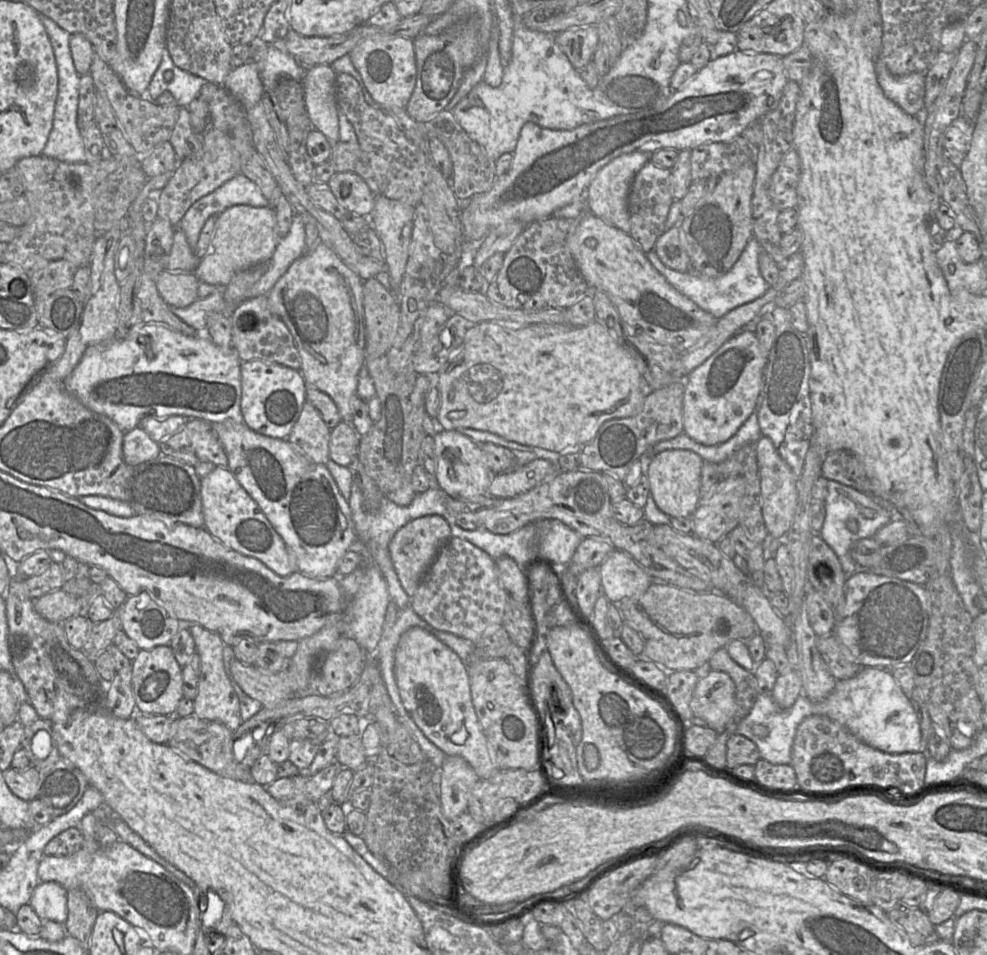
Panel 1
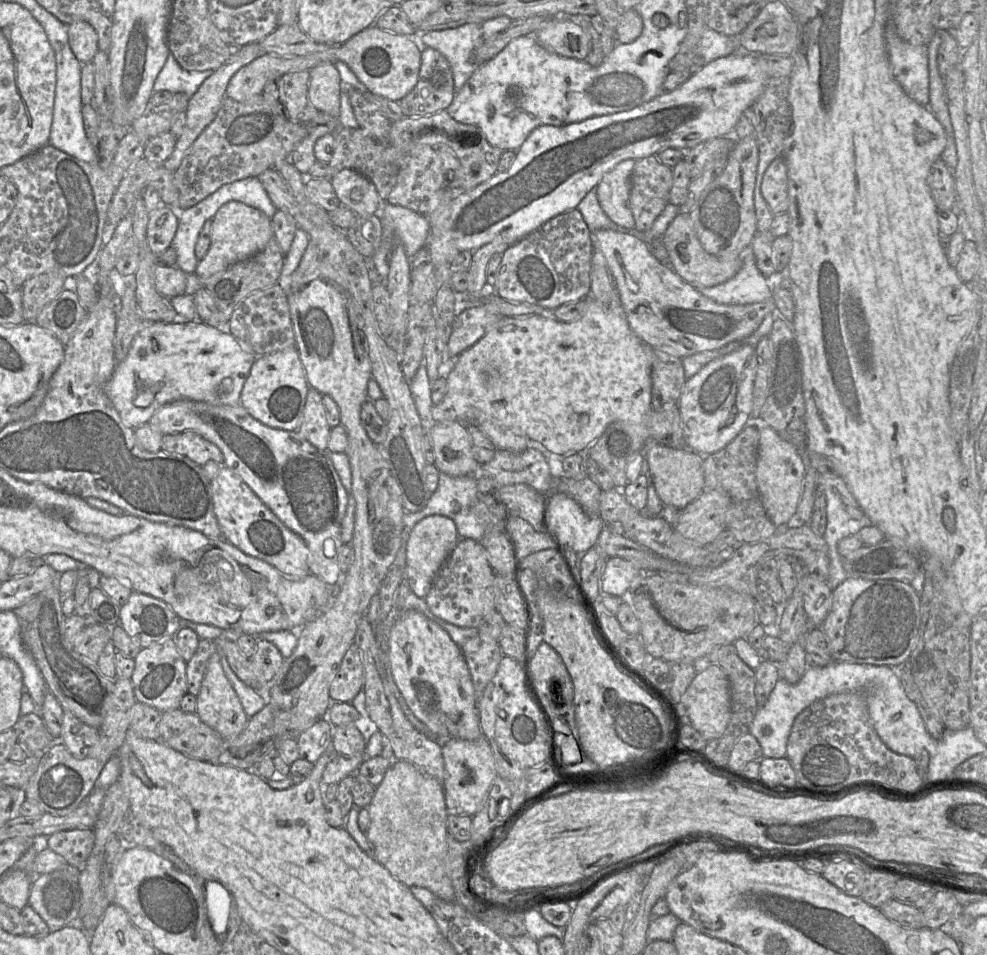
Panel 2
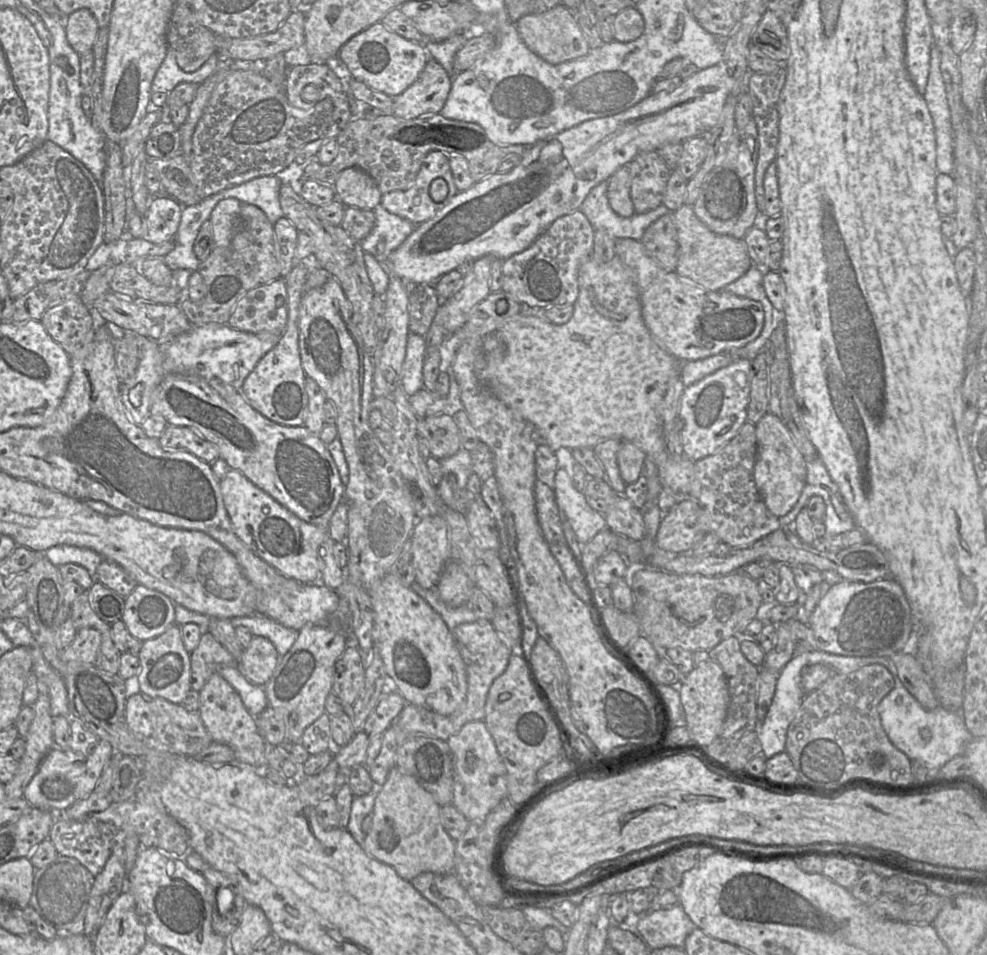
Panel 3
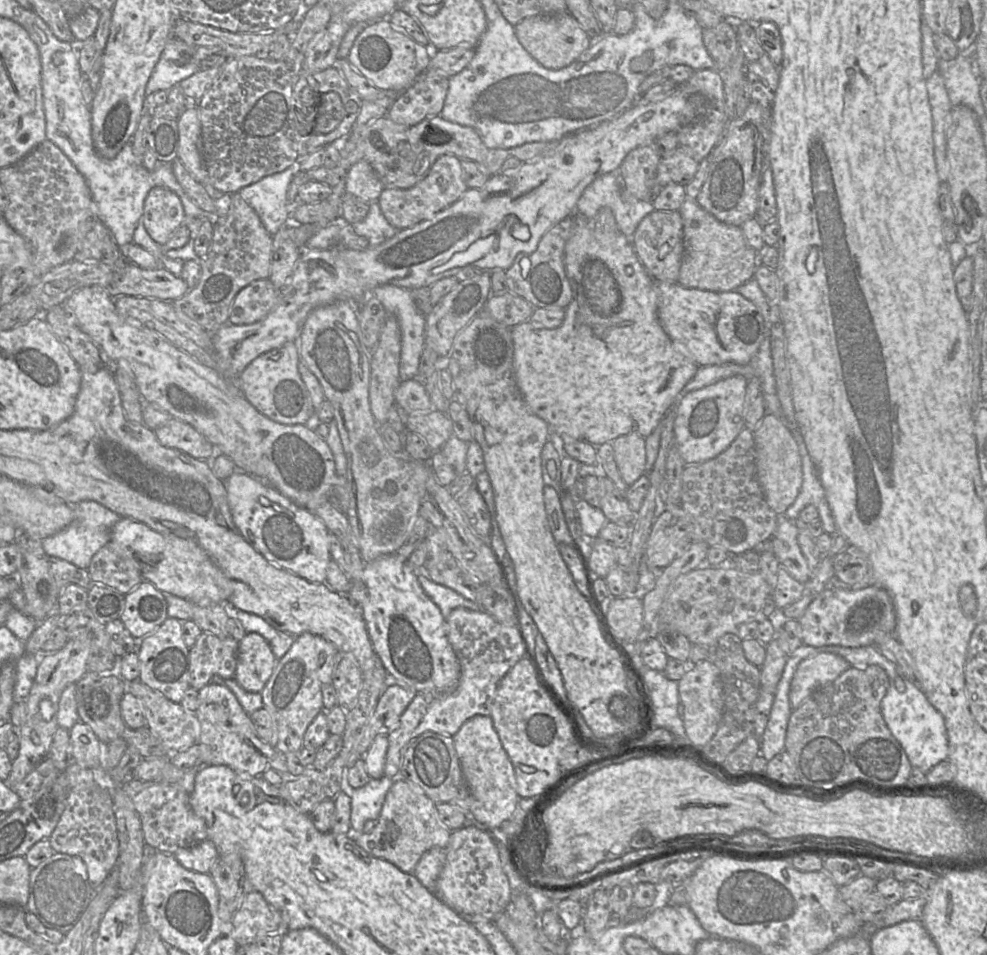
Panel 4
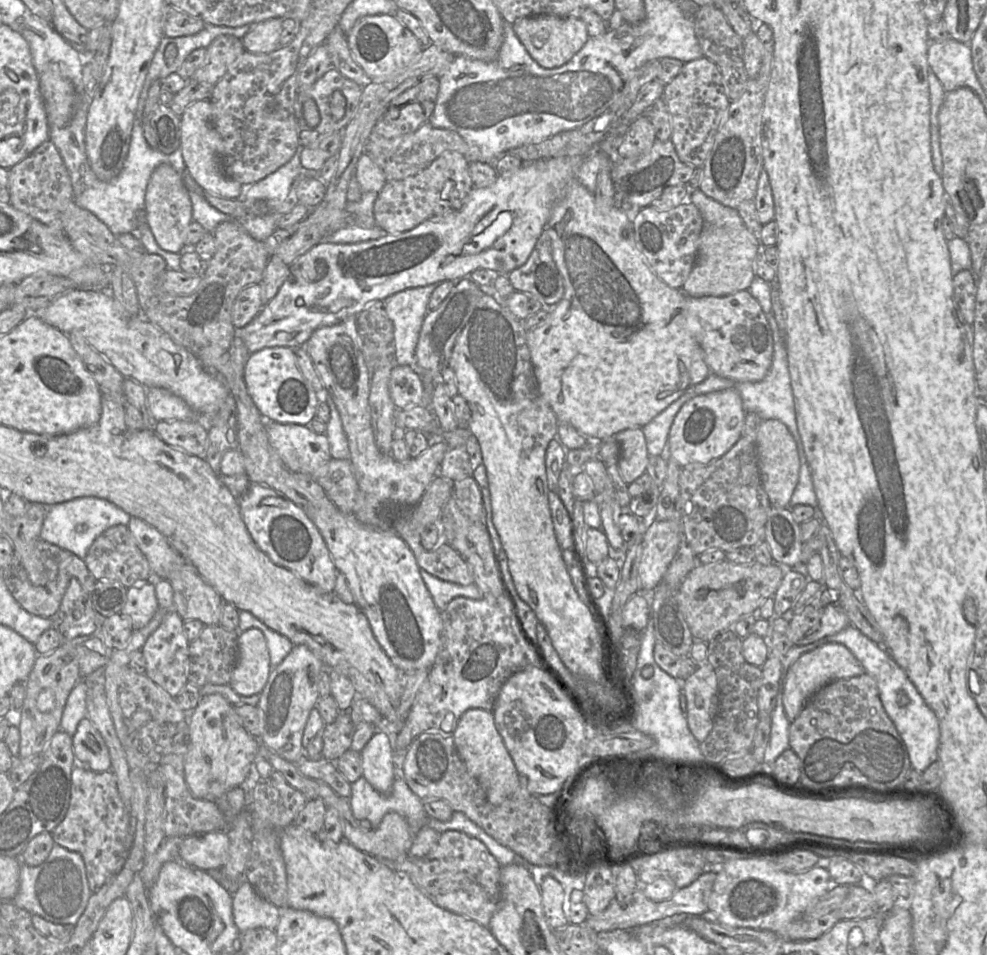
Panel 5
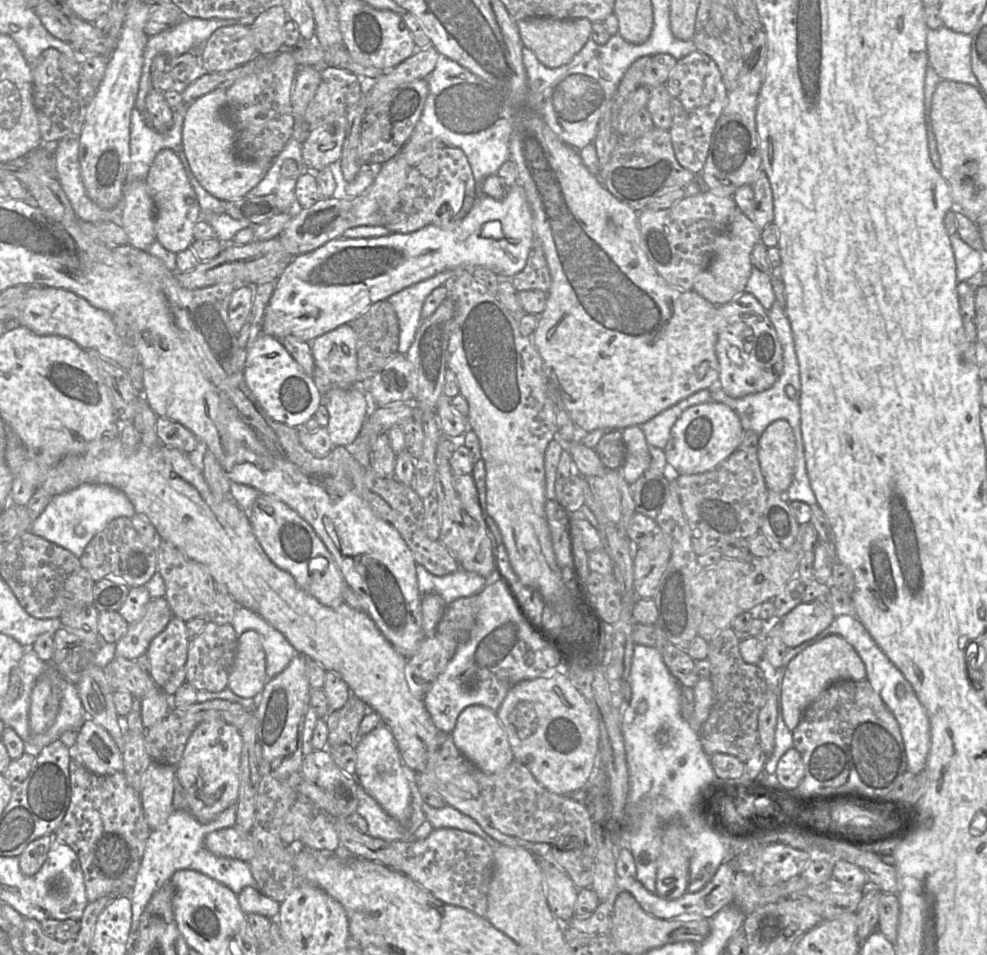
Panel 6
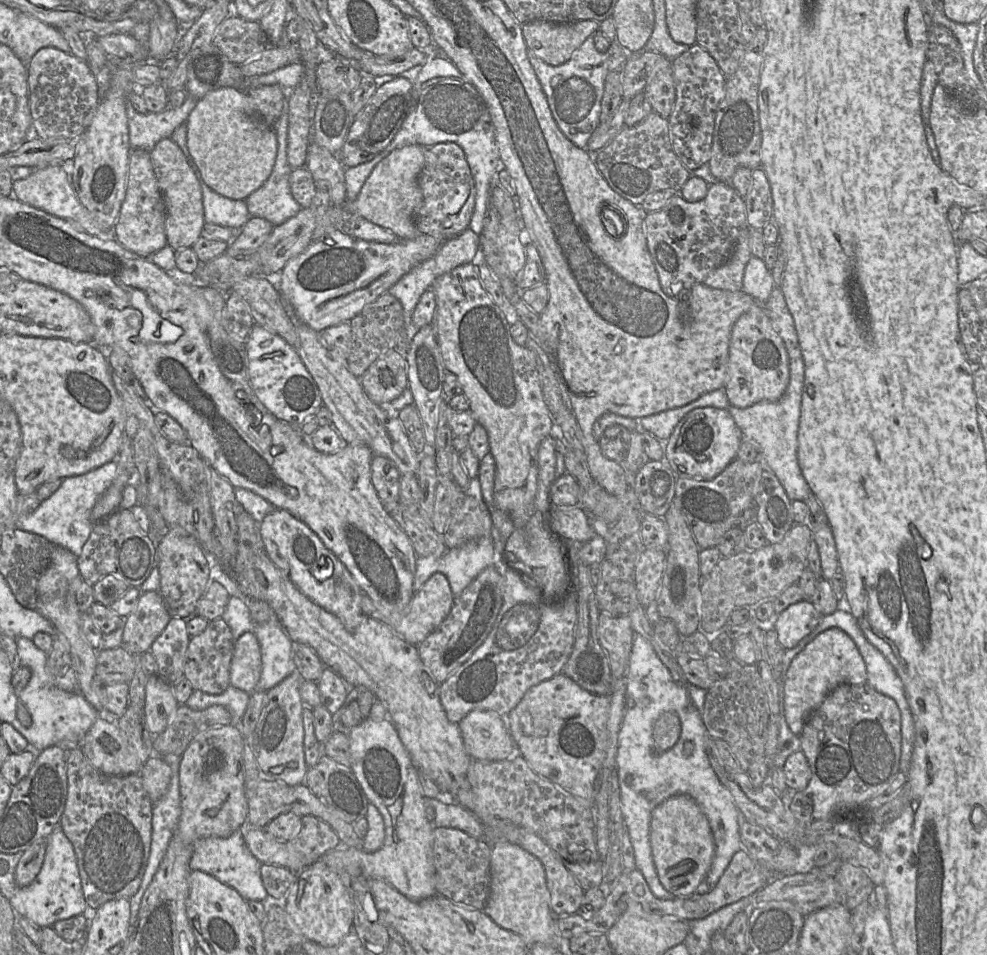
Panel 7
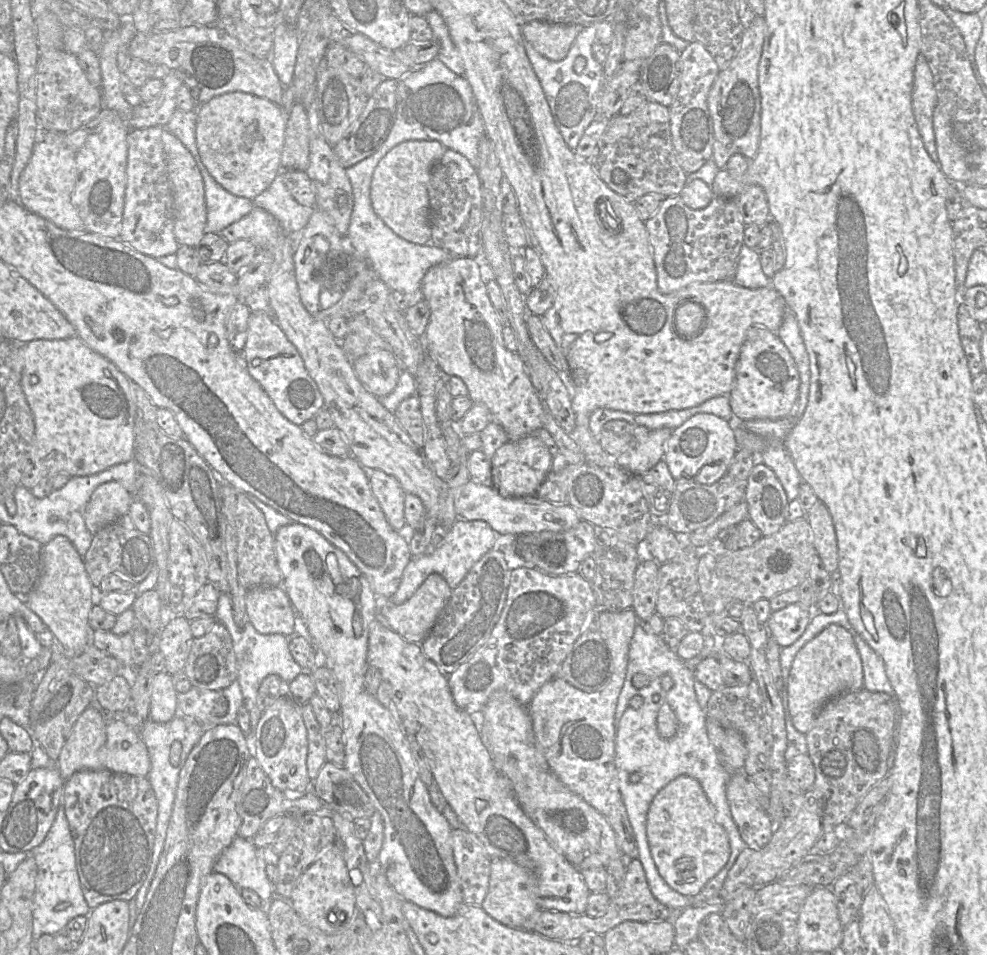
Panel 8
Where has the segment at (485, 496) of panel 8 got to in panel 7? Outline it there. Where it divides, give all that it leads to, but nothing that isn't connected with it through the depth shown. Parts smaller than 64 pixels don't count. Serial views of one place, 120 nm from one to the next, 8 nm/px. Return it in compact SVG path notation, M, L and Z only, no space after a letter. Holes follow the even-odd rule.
M552 506L549 524L554 536L562 536L570 542L585 543L596 535L581 506Z

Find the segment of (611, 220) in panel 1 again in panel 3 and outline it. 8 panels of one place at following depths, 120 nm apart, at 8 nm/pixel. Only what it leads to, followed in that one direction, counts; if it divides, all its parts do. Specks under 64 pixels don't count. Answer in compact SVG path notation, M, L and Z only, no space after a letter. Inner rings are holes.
M626 166L619 168L608 180L607 198L611 209L622 217L631 217L635 211L630 197L631 180Z

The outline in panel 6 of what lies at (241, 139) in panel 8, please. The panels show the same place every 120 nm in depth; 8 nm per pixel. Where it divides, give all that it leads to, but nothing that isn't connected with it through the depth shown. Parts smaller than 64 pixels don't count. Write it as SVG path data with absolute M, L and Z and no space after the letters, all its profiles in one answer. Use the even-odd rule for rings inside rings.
M215 89L194 100L188 107L182 130L182 145L190 168L199 183L222 200L243 198L266 175L273 161L262 158L254 162L241 160L235 150L235 128L225 116L226 89Z

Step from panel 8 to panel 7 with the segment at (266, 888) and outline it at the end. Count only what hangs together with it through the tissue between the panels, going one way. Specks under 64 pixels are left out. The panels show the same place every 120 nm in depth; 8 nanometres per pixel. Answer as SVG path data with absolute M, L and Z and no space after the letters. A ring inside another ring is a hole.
M240 828L228 837L207 837L196 842L189 862L191 870L200 870L212 875L223 884L235 889L246 901L264 901L268 893L261 880L262 863L250 852Z

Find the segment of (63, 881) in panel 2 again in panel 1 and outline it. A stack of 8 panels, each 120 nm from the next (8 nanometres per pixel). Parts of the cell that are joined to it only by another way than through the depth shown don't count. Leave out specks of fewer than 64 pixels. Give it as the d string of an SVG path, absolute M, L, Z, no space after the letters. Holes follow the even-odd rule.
M40 882L29 904L43 921L64 924L67 919L67 890L56 882Z

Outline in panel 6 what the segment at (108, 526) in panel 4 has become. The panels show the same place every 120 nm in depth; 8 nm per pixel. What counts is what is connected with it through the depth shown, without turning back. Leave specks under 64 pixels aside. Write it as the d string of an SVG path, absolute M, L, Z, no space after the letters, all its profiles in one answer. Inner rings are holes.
M85 483L51 497L41 515L32 521L29 531L59 545L80 558L91 539L118 517L132 518L134 506L119 489L102 484Z

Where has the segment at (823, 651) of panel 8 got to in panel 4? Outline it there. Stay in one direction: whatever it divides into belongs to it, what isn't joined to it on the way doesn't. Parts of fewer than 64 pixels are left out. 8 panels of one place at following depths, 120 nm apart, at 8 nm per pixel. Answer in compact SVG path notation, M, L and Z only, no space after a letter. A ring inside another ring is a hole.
M821 652L801 661L790 684L789 700L792 710L797 709L817 688L820 688L841 675L850 664L840 655Z

